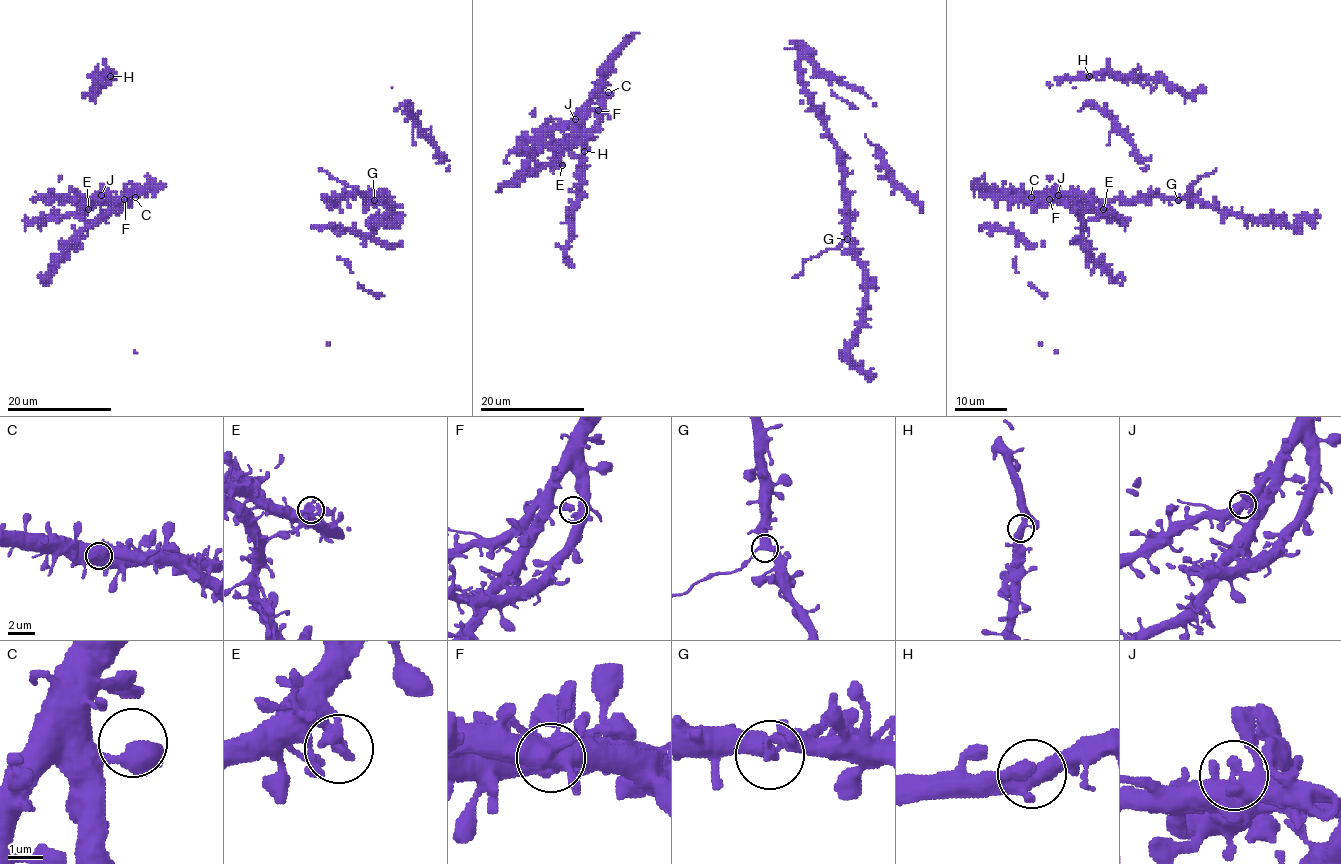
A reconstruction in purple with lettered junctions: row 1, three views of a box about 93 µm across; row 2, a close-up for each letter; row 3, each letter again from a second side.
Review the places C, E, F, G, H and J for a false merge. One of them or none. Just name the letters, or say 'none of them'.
G

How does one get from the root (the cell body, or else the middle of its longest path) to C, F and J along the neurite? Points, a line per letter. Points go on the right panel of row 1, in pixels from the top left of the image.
C: (971, 187), (1018, 191), (1029, 193), (1033, 196), (1031, 197)
F: (971, 187), (1045, 195), (1049, 199)
J: (971, 187), (1018, 191), (1034, 197), (1058, 195)

